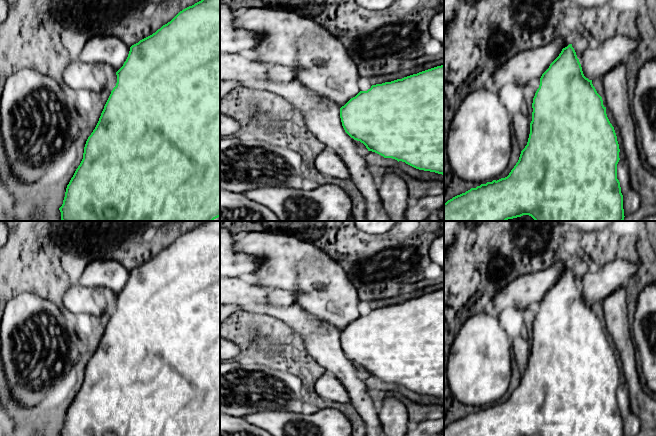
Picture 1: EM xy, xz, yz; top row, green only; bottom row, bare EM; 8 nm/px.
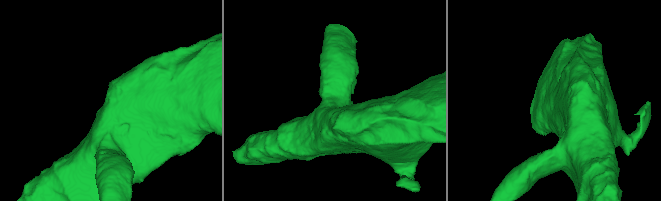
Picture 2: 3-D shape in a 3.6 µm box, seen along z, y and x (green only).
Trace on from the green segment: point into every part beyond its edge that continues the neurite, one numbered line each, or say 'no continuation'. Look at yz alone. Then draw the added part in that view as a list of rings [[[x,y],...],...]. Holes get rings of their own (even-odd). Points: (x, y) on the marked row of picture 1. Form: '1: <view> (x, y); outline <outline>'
no continuation

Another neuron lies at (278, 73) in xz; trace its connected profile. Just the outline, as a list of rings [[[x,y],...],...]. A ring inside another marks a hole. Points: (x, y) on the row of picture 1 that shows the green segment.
[[[274,65],[267,75],[271,81],[288,83],[295,78],[297,72],[286,66]]]

